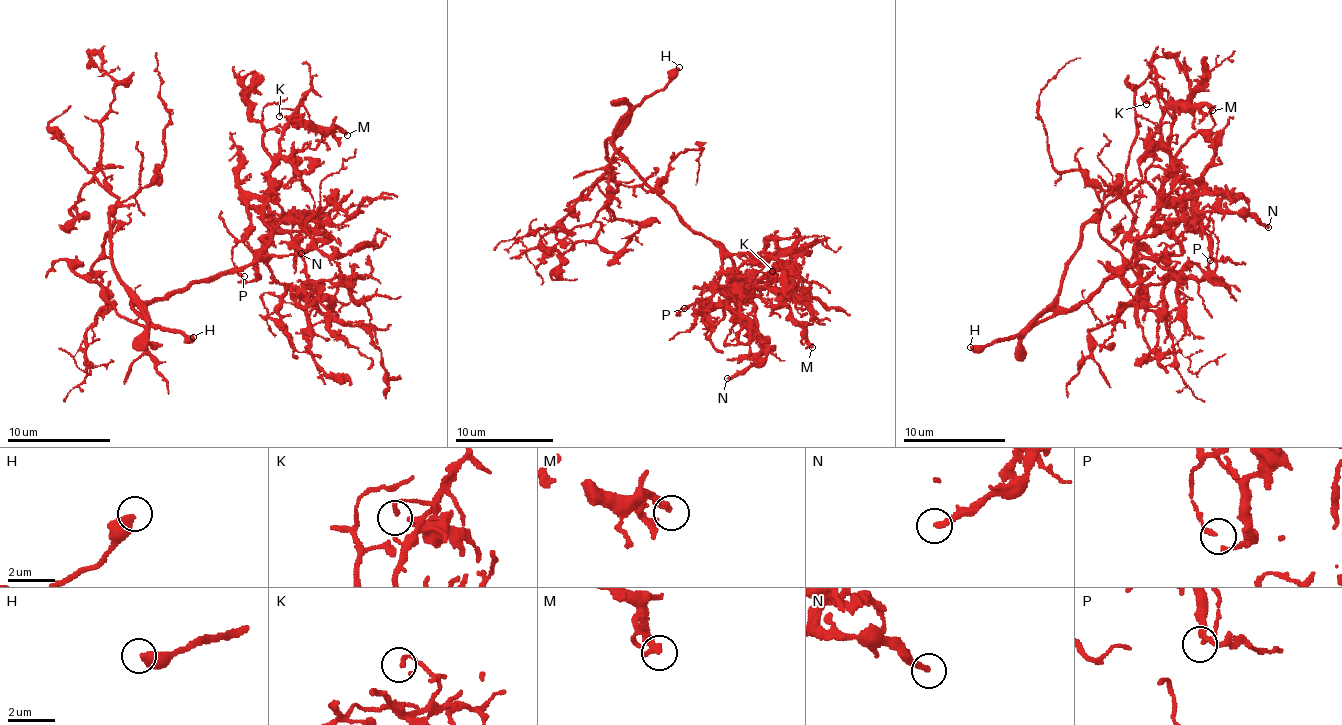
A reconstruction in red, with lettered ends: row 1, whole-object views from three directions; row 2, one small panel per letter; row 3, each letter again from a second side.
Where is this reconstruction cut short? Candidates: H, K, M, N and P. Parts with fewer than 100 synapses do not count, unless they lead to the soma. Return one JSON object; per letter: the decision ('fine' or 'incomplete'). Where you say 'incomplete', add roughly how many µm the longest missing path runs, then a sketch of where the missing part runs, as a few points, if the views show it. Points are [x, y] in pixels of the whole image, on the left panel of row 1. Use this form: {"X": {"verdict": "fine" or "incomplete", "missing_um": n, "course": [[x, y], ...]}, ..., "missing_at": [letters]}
{"H": {"verdict": "incomplete", "missing_um": 60}, "K": {"verdict": "fine"}, "M": {"verdict": "fine"}, "N": {"verdict": "fine"}, "P": {"verdict": "fine"}, "missing_at": ["H"]}

